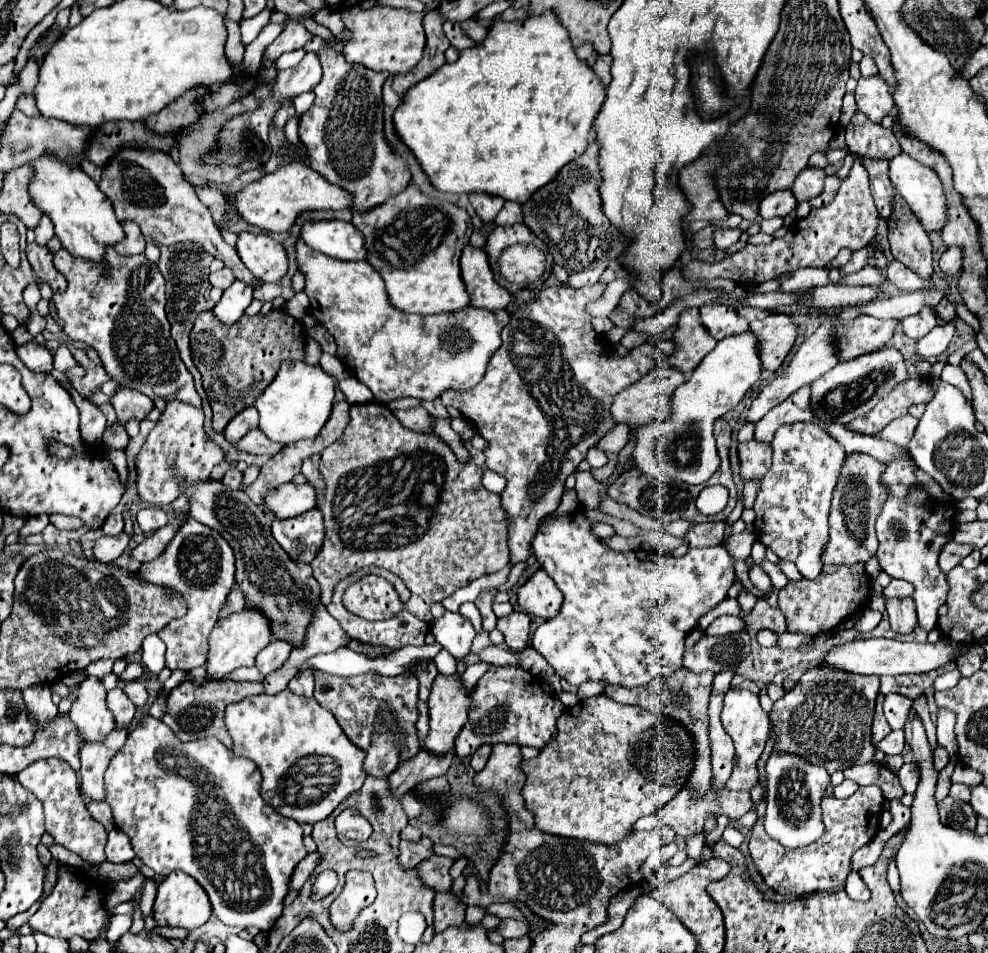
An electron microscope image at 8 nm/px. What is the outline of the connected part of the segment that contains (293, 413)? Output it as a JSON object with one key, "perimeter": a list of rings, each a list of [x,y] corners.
{"perimeter":[[[283,361],[273,383],[255,401],[255,407],[261,415],[259,429],[271,441],[285,445],[307,437],[317,437],[317,433],[329,419],[335,399],[335,387],[335,377],[329,375],[321,365],[309,365],[305,361]]]}

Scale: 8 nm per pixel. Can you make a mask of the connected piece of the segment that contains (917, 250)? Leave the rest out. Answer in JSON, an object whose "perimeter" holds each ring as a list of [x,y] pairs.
{"perimeter":[[[895,193],[893,221],[889,223],[889,243],[897,261],[905,263],[919,279],[931,281],[933,253],[929,235],[925,229],[921,229],[921,223],[917,217],[913,217],[899,193]]]}

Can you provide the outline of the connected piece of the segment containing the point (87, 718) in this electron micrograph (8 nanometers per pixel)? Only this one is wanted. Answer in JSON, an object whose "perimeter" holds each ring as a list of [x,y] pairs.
{"perimeter":[[[89,675],[79,689],[79,697],[73,703],[69,717],[77,725],[85,741],[103,741],[113,729],[113,713],[105,705],[105,693],[99,677]]]}

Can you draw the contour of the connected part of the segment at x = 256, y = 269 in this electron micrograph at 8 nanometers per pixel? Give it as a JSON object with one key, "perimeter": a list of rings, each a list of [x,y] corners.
{"perimeter":[[[241,233],[235,247],[237,247],[241,261],[247,265],[247,269],[255,277],[259,277],[267,283],[279,281],[285,277],[287,267],[289,267],[285,247],[281,243],[277,243],[275,239],[271,239],[269,235]]]}

